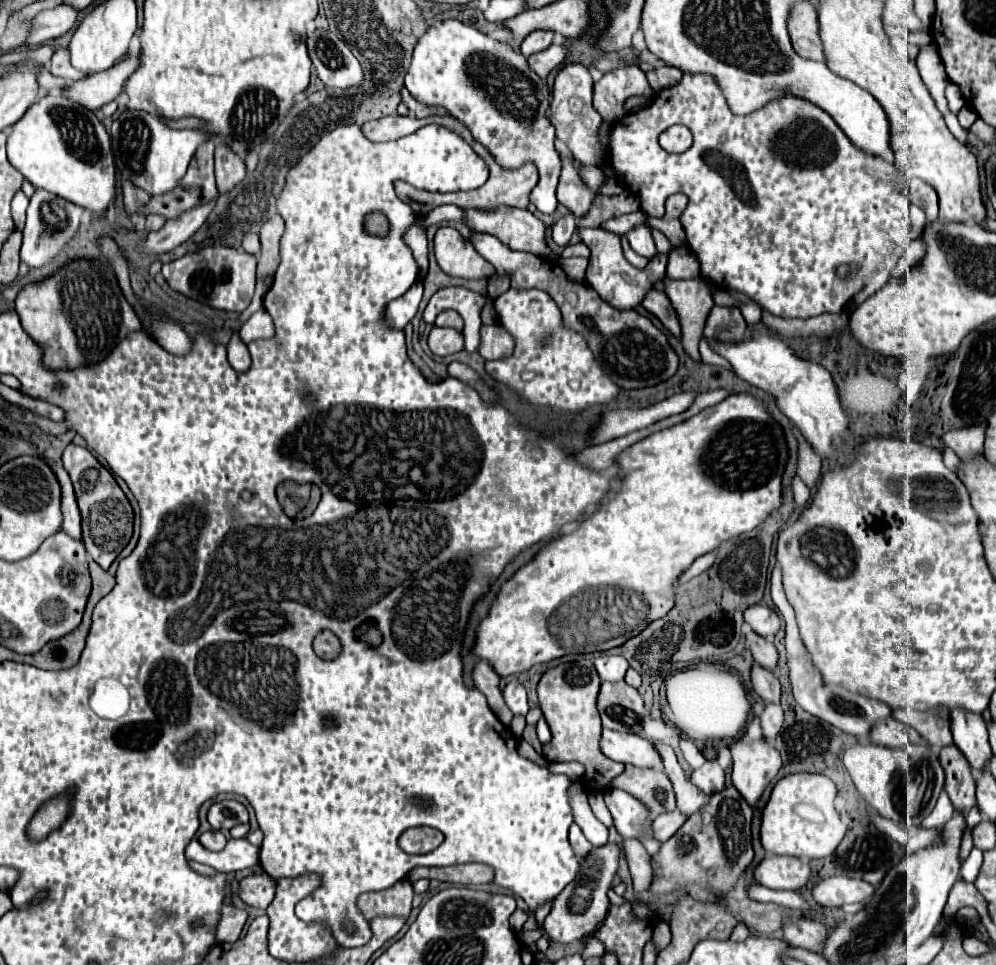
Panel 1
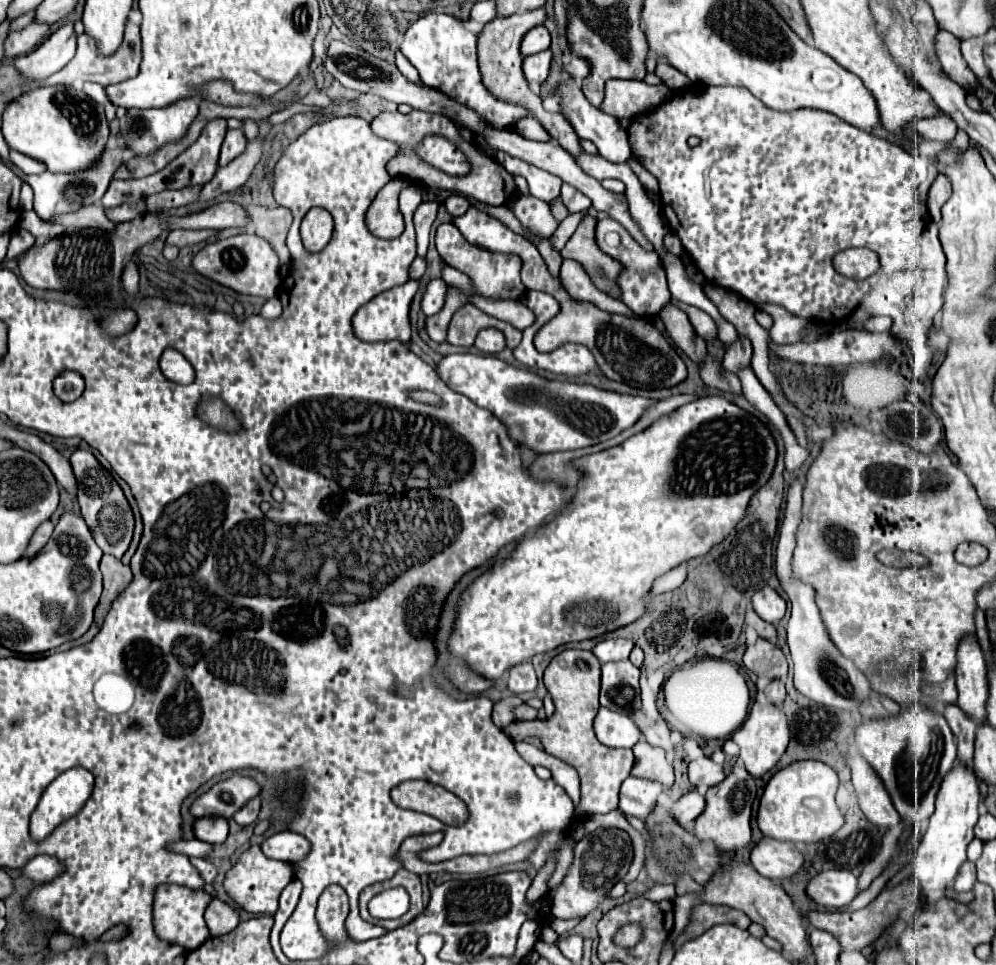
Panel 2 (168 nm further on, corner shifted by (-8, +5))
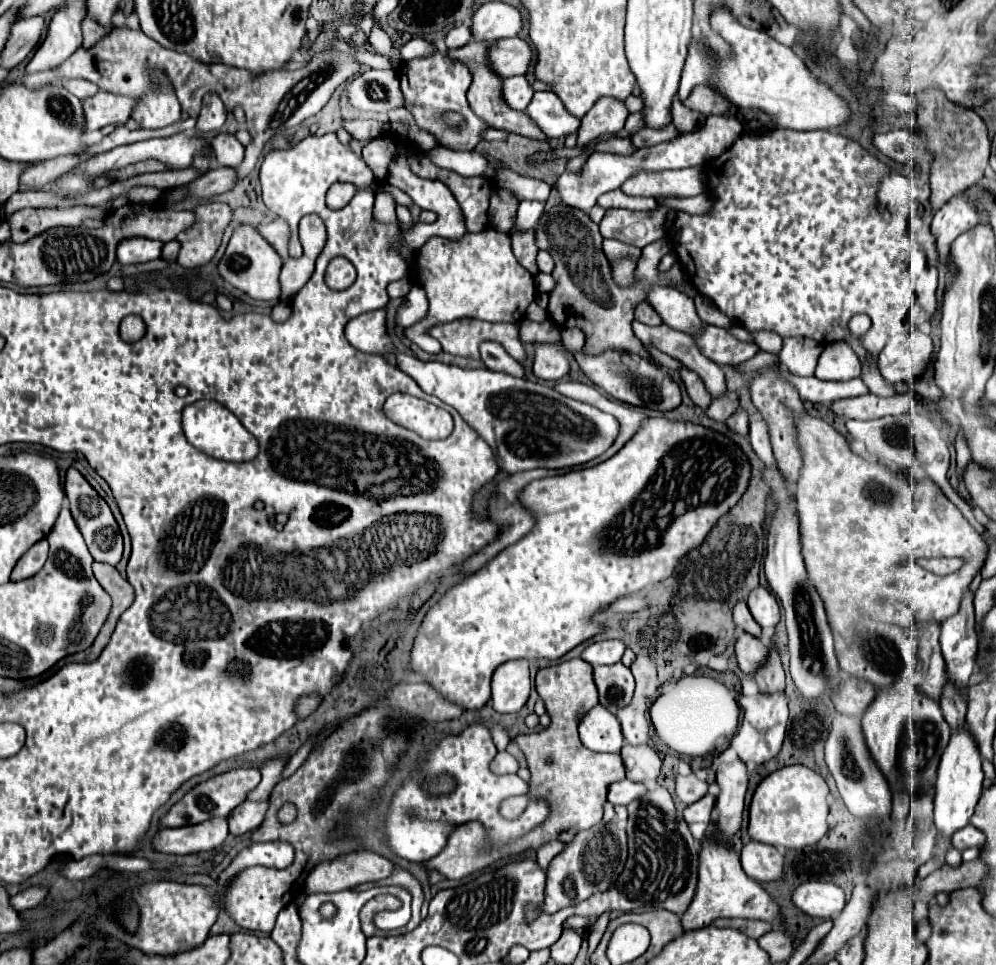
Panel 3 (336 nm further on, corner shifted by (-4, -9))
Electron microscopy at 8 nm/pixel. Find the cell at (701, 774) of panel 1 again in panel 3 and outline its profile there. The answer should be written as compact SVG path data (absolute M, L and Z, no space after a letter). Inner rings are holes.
M688 775L688 777L676 777L676 795L684 805L696 803L698 799L702 799L708 793L708 783L696 779L696 775Z

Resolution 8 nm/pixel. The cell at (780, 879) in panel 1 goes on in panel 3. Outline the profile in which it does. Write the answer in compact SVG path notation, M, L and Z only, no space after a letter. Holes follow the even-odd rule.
M750 841L742 847L740 861L744 873L756 881L780 879L784 871L784 855L776 847L758 841Z

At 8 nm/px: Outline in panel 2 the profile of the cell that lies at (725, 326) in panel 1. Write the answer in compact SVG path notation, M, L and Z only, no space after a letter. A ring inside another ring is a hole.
M738 335L738 339L732 345L726 345L726 355L722 365L726 365L726 369L732 369L732 373L736 373L740 367L750 365L750 357L752 357L750 339Z

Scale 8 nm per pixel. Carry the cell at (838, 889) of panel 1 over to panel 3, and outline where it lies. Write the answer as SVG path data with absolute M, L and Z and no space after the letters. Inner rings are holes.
M806 881L792 891L792 903L812 917L834 917L846 905L844 891L826 881Z

